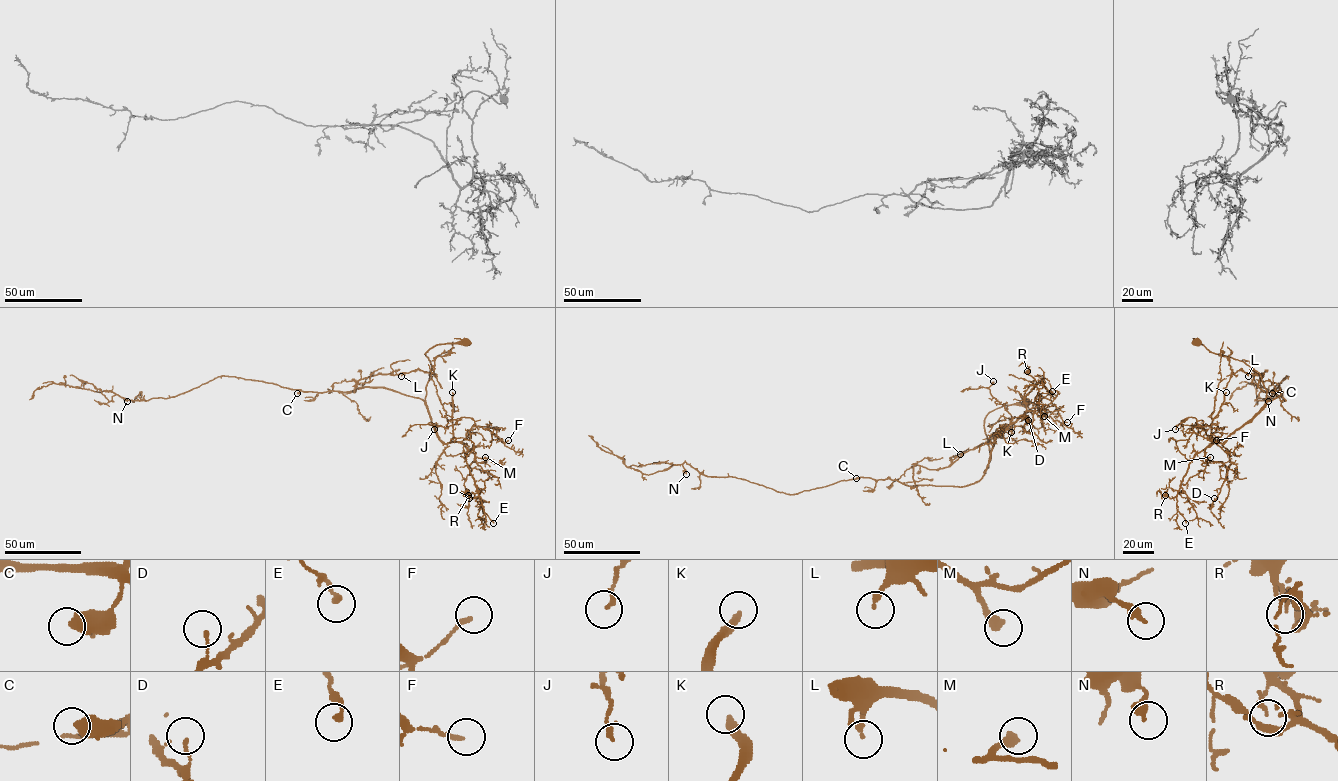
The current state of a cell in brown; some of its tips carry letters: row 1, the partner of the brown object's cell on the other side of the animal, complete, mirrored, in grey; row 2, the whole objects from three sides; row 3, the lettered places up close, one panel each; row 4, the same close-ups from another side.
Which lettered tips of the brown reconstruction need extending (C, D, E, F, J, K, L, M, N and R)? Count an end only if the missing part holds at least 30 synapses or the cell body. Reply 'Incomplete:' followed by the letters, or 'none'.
Incomplete: K, M

